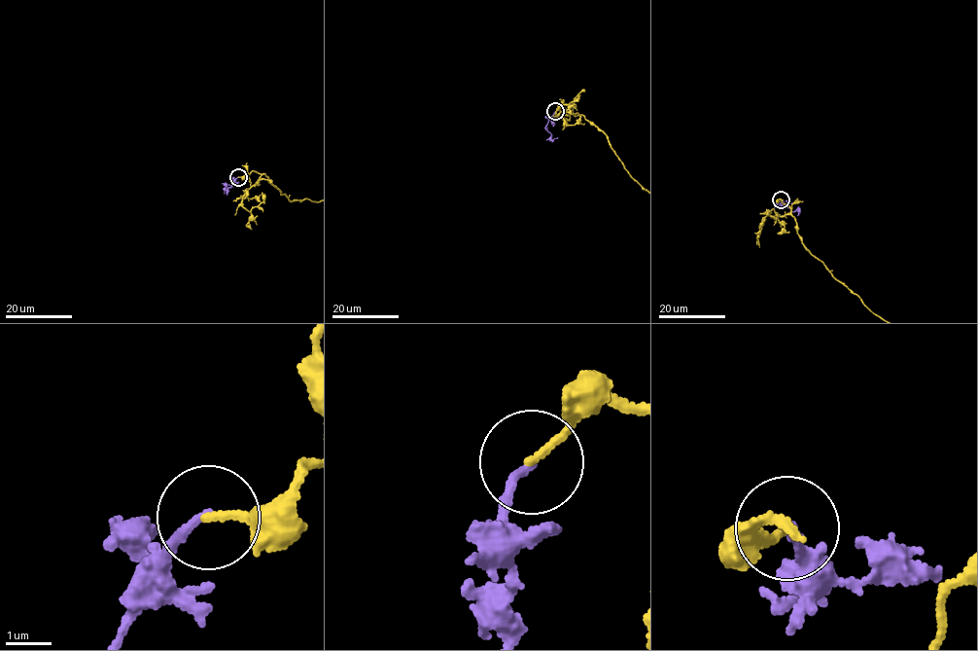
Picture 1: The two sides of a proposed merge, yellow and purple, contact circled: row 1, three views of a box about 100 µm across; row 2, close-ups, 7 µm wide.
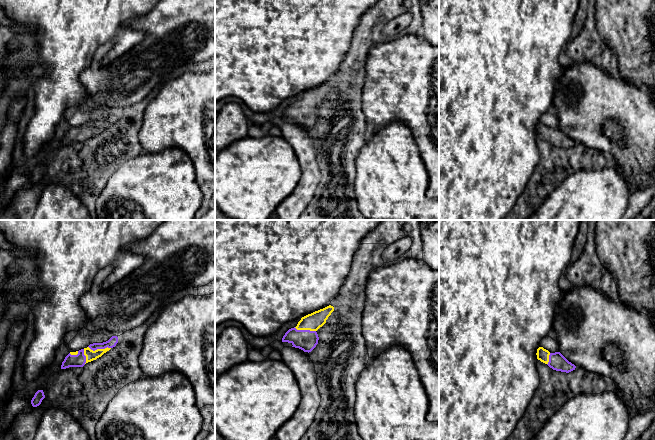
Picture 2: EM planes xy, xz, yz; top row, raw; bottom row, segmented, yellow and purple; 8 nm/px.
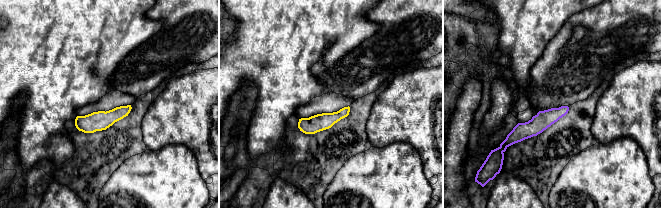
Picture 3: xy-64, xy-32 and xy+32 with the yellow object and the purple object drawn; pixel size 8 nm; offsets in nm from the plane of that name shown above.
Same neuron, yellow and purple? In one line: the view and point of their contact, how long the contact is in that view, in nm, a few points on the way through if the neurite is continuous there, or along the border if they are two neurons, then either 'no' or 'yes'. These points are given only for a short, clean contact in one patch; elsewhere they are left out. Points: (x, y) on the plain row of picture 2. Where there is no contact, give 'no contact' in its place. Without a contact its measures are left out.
xy (99, 125) | 180 nm | across xy (91, 131), (99, 125), (112, 118) | yes

